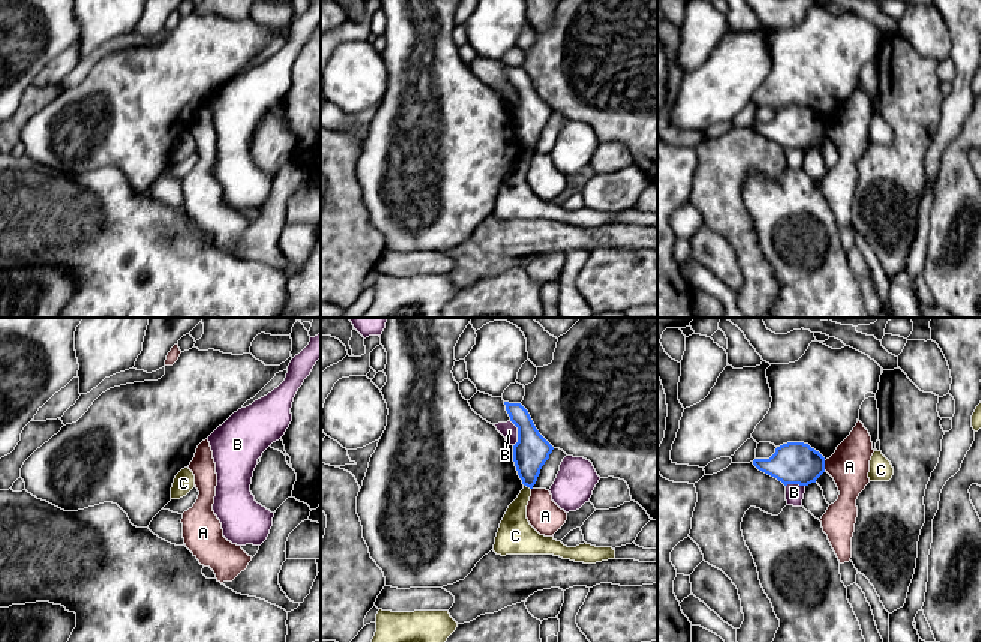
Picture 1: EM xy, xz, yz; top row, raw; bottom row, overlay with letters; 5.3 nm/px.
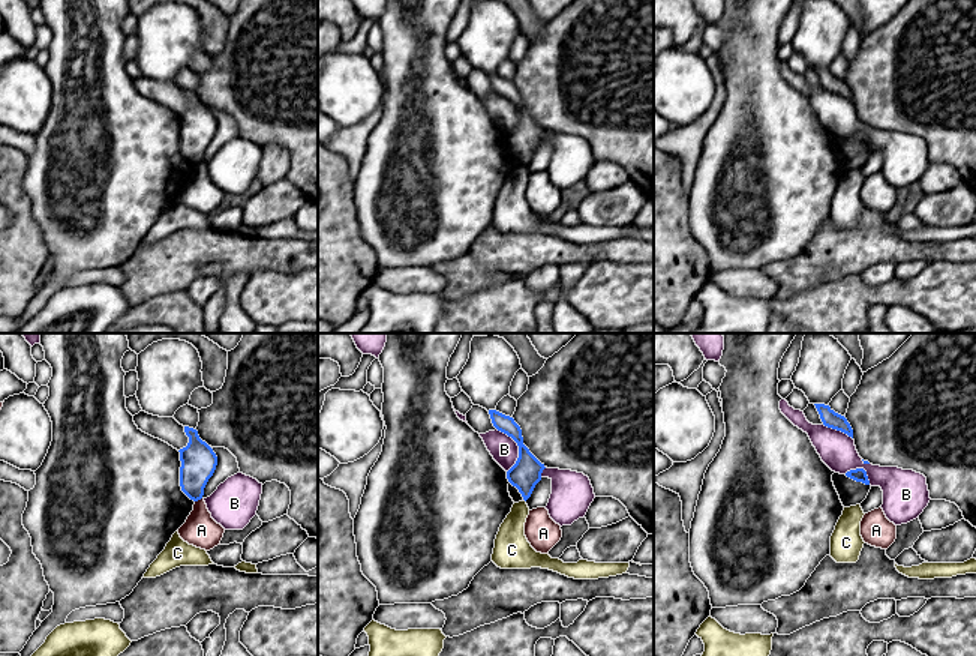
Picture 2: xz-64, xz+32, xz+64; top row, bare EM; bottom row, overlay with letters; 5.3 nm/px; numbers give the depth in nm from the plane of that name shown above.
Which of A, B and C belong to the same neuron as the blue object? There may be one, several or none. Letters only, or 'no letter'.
no letter

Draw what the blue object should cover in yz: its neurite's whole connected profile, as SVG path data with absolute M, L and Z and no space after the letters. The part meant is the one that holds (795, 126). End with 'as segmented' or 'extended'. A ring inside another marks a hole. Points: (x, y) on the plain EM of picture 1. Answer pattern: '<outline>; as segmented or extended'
M804 106L783 108L770 123L754 123L753 129L784 150L808 150L825 136L825 122Z; as segmented

